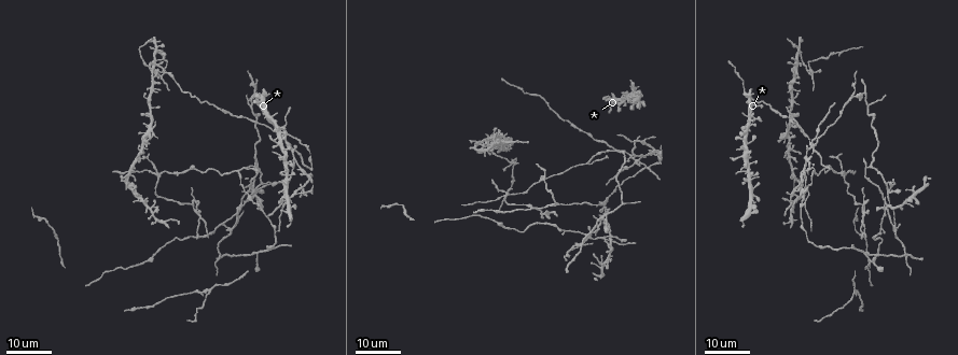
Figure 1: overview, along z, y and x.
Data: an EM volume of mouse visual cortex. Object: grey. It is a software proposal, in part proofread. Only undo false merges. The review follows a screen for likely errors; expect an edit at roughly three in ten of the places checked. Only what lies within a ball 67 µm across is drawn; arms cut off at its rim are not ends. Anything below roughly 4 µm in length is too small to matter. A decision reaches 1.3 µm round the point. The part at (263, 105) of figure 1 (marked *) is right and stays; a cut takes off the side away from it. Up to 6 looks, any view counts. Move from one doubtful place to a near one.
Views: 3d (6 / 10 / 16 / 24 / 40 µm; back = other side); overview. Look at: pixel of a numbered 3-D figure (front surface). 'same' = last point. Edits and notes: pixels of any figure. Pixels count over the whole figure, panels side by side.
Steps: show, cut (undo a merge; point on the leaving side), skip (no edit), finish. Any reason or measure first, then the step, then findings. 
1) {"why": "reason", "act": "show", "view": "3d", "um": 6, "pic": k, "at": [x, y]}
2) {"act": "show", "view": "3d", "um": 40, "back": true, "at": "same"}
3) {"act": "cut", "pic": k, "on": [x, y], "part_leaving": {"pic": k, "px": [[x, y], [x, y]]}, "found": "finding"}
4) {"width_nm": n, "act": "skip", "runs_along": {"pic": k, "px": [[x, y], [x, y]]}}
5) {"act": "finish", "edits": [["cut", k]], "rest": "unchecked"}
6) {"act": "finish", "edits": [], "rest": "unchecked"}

{"why": "four arms meet", "act": "show", "view": "3d", "um": 24, "pic": 1, "at": [812, 77]}

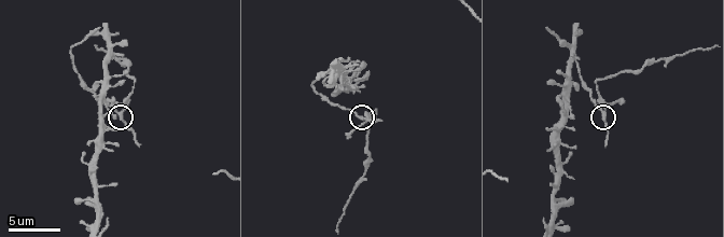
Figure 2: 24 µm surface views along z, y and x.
{"act": "show", "view": "3d", "um": 6, "pic": 2, "at": [122, 112]}

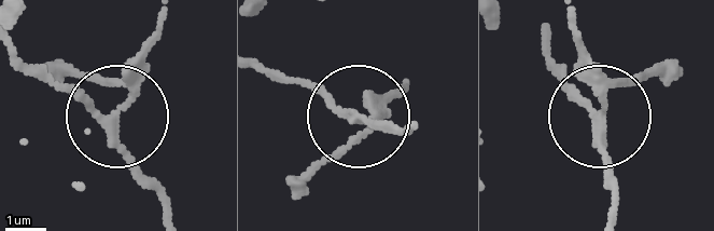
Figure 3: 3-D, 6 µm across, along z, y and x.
{"arms": 4, "act": "cut", "pic": 3, "on": [123, 69], "part_leaving": {"pic": 3, "px": [[110, 120], [158, 21]]}, "found": "a second neuron is stuck on"}

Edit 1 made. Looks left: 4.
{"why": "looks like a crossing", "act": "show", "view": "3d", "um": 16, "pic": 2, "at": [103, 82]}

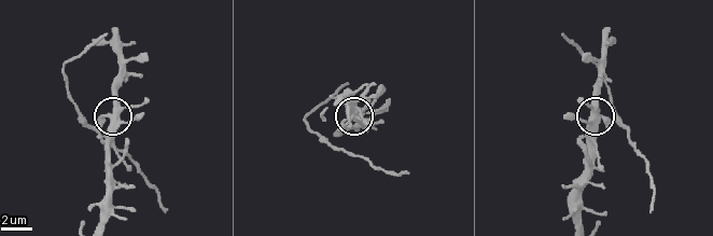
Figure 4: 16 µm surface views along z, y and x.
{"act": "show", "view": "3d", "um": 6, "pic": 4, "at": [595, 115]}

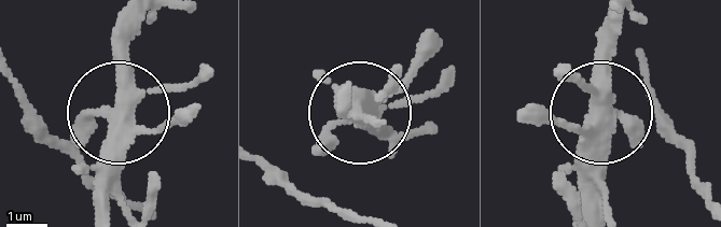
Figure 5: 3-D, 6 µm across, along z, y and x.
{"act": "skip", "found": "continuous, no second neuron"}

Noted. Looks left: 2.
{"act": "show", "view": "3d", "um": 24, "pic": 1, "at": [149, 211]}

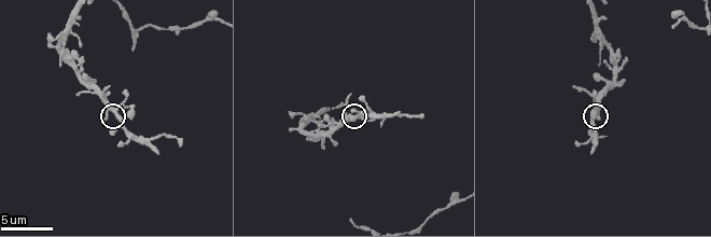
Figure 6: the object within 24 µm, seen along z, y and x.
{"why": "zoom in", "act": "show", "view": "3d", "um": 6, "pic": 6, "at": [115, 117]}

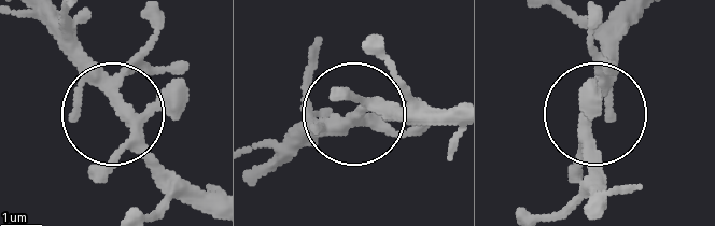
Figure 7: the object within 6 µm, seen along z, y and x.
{"arms": 5, "act": "skip", "runs_along": {"pic": 7, "px": [[639, 14], [587, 127], [587, 186]]}, "found": "one neuron here"}

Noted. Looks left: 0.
{"act": "finish", "edits": [["cut", 3]], "rest": "unchecked"}

